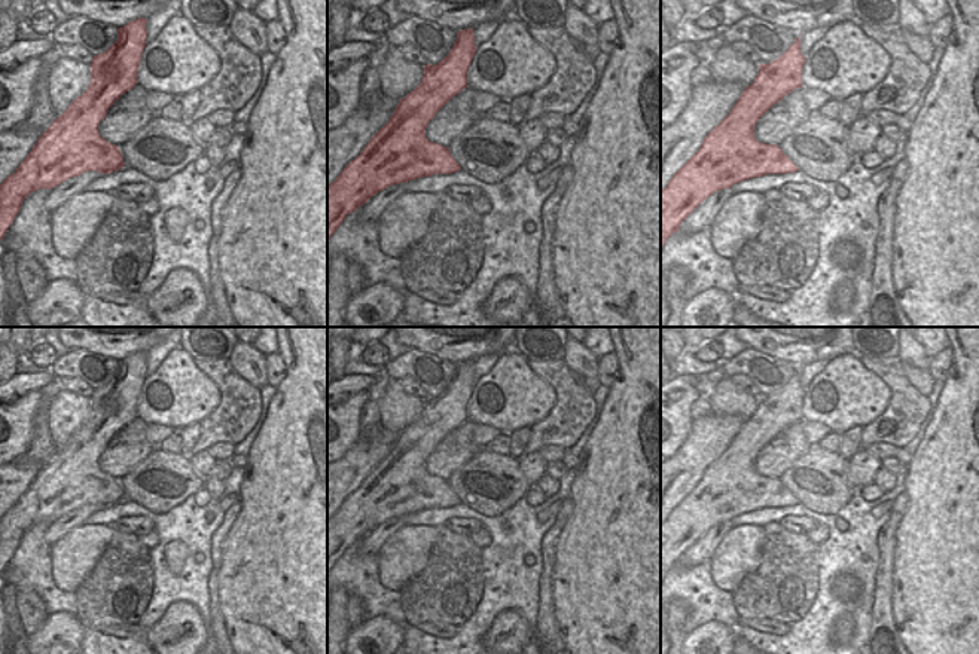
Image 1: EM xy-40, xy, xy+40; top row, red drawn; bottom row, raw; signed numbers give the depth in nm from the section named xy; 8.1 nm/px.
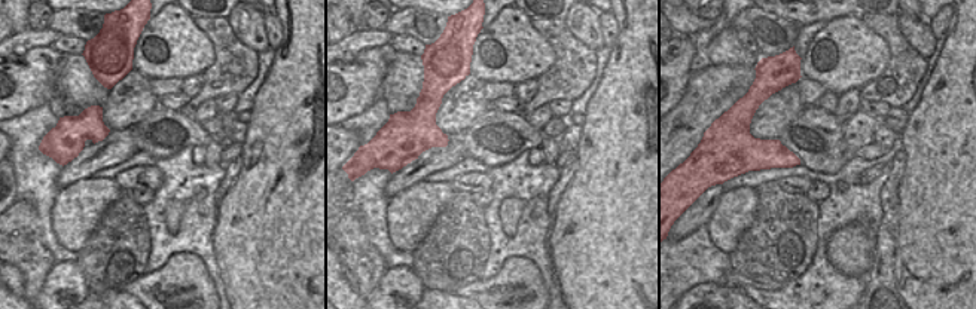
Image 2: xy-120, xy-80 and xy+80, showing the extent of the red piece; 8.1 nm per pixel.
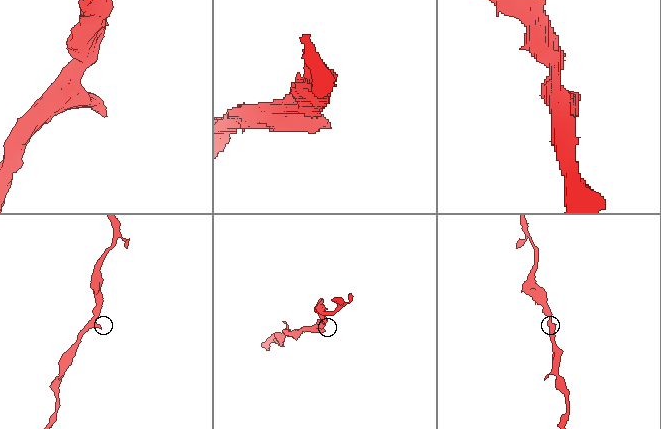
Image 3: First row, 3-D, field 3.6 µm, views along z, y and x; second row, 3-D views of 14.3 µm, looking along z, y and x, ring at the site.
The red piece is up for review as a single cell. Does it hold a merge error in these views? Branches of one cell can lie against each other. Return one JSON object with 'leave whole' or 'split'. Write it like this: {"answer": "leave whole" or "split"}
{"answer": "leave whole"}

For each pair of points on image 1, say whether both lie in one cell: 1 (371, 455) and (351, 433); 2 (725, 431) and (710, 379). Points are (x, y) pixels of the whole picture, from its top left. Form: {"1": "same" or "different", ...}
{"1": "different", "2": "different"}

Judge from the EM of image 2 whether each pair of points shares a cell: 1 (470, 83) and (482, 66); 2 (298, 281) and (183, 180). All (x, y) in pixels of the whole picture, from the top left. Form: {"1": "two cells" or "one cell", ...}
{"1": "two cells", "2": "two cells"}

